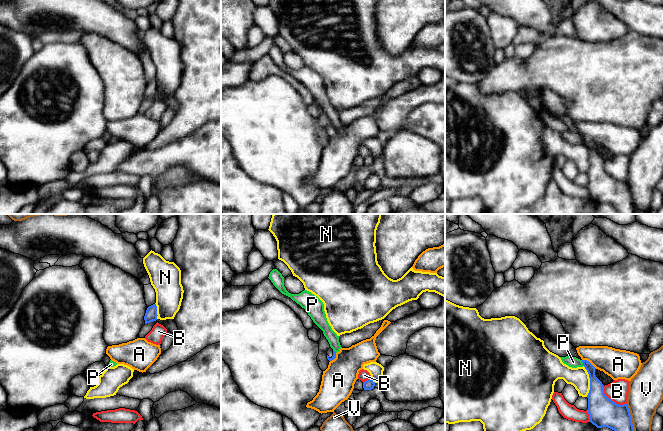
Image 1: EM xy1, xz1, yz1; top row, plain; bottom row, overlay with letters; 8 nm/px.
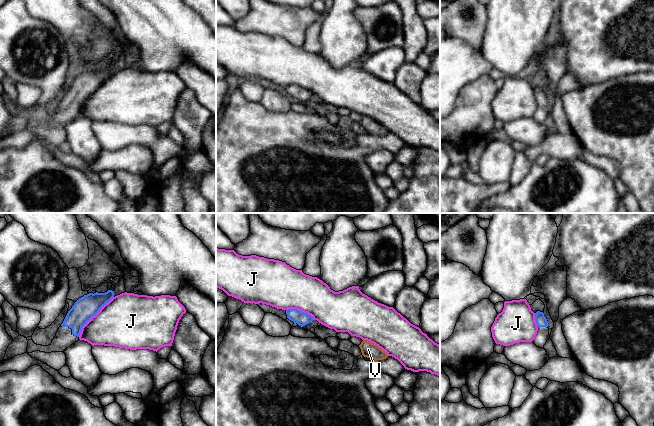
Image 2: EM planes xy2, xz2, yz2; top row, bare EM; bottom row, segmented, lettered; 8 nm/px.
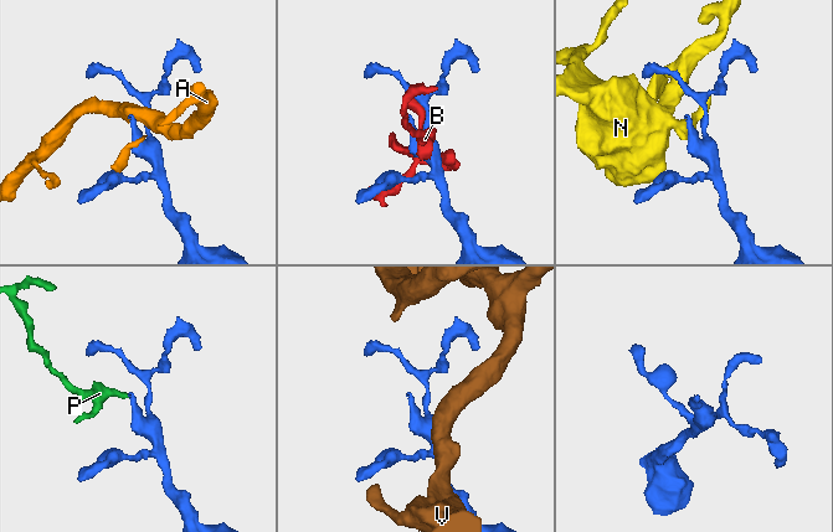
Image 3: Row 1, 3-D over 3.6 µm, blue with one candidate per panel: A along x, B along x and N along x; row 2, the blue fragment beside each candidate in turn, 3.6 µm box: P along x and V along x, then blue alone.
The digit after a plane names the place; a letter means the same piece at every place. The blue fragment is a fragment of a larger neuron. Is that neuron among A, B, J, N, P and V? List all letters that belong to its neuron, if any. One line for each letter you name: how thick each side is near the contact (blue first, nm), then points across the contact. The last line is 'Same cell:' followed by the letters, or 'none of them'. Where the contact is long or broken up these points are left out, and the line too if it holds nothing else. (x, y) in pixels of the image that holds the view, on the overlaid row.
Same cell: none of them

